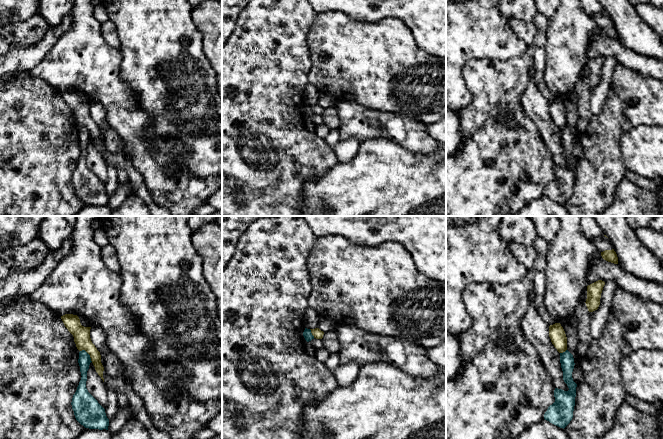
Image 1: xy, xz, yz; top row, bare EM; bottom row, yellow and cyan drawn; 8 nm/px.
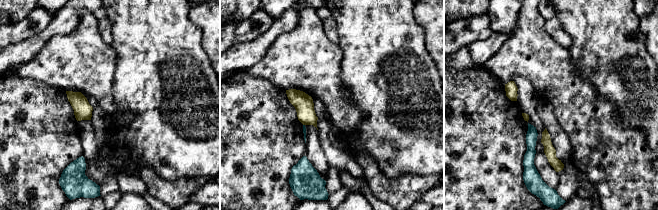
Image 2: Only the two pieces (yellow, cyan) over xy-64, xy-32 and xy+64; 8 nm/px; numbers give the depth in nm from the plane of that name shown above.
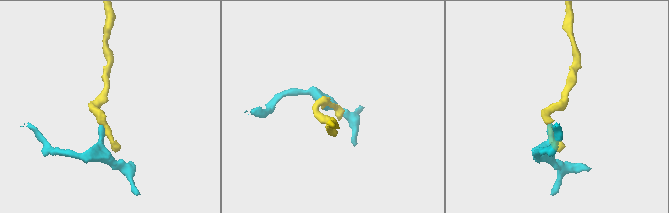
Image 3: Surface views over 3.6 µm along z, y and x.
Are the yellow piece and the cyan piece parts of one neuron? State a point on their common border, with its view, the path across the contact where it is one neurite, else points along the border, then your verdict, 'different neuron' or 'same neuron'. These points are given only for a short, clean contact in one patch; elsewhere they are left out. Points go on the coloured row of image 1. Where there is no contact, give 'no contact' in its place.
xy (88, 353) | along xy (80, 350), (84, 350), (92, 361) | different neuron

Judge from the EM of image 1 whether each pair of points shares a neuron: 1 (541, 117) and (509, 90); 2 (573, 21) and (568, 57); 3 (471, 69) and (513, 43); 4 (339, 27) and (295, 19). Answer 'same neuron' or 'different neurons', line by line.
1: different neurons
2: same neuron
3: different neurons
4: different neurons

